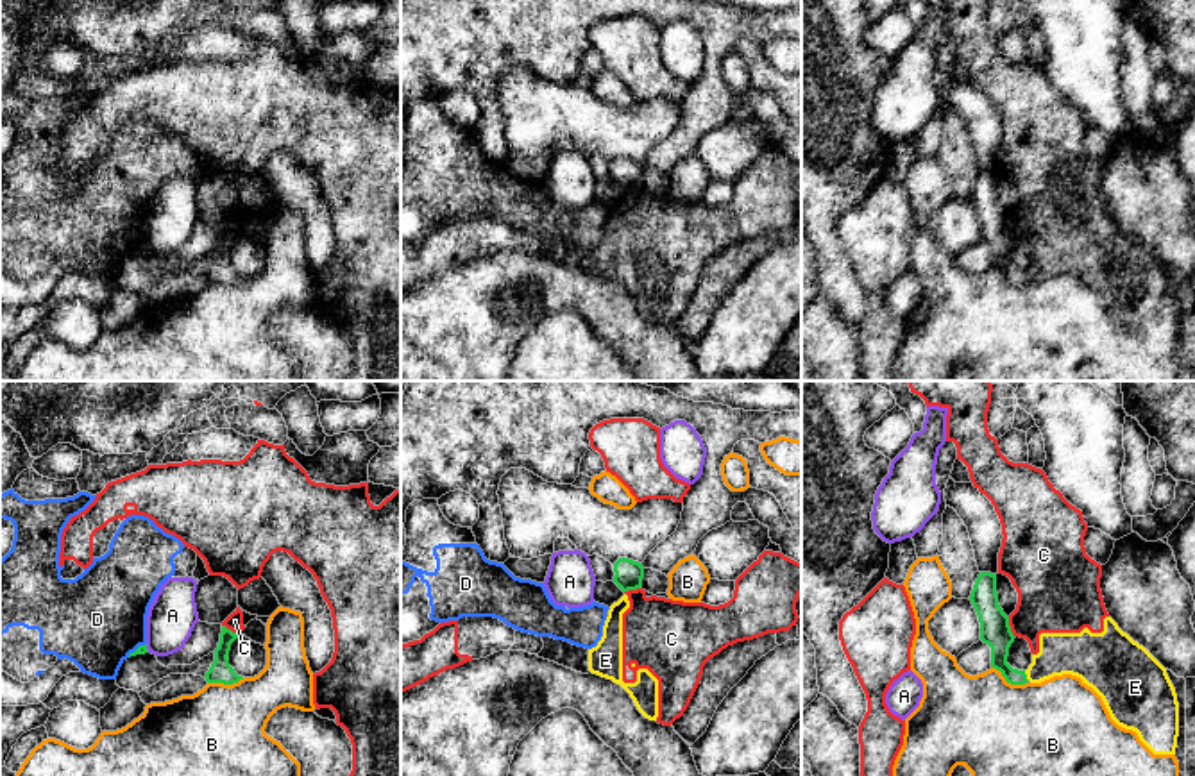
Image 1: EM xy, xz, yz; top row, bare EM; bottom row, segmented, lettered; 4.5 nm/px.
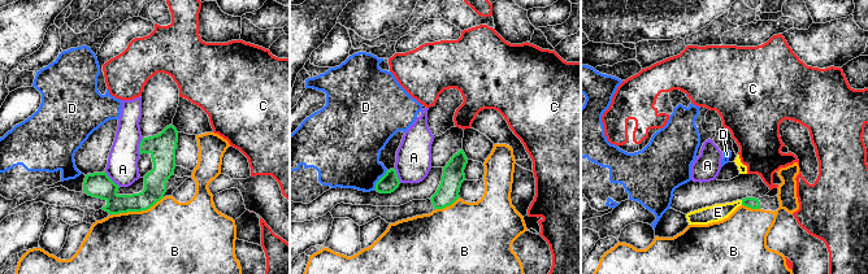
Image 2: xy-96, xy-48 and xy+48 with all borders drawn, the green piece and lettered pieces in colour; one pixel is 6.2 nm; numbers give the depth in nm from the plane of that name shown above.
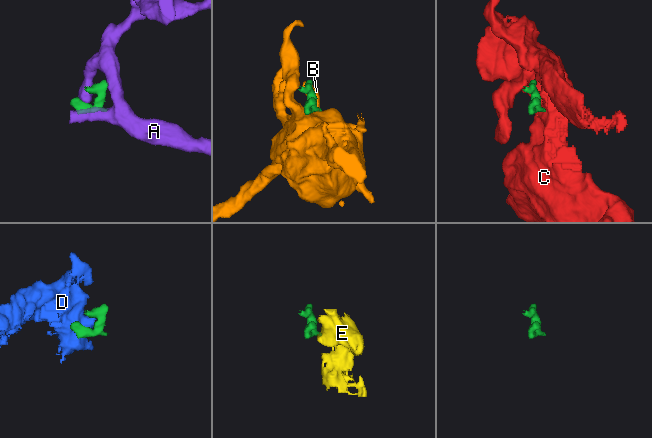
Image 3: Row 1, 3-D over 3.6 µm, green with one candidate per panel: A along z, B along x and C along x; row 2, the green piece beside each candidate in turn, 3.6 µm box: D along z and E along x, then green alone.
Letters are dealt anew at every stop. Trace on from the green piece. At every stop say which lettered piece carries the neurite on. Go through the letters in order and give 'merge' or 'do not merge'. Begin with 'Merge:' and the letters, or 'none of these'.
Merge: none of these
A: do not merge
B: do not merge
C: do not merge
D: do not merge
E: do not merge

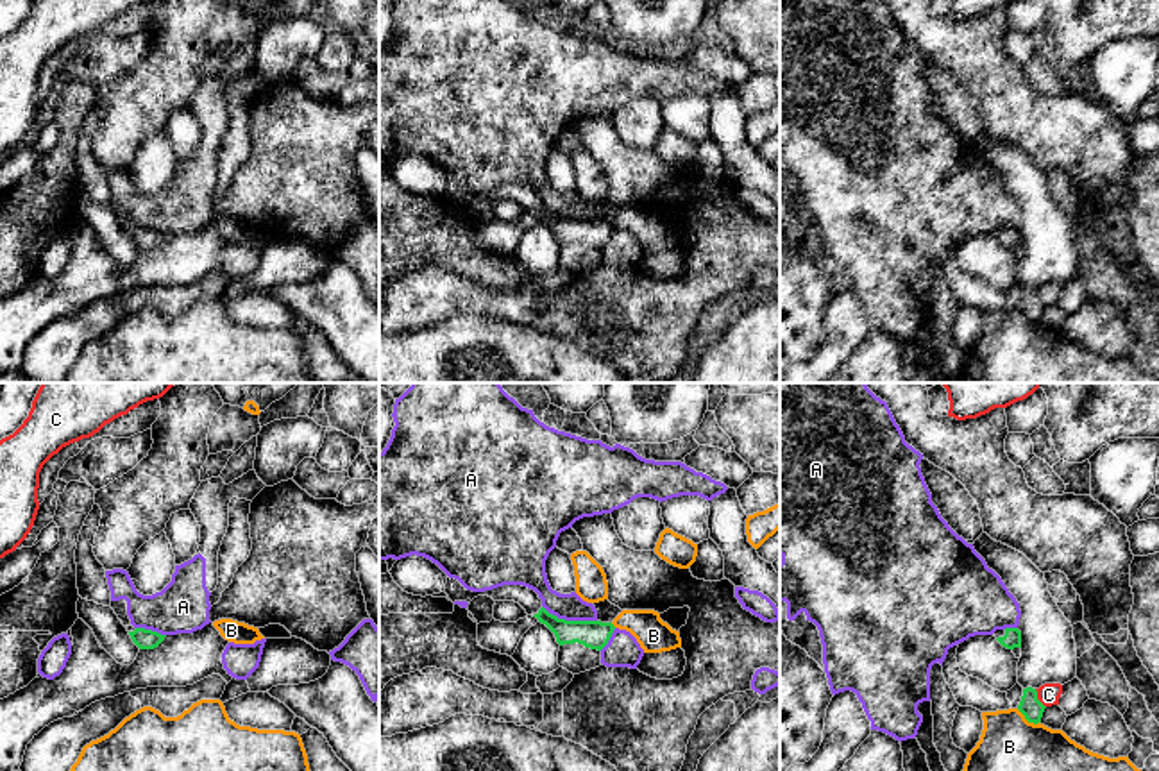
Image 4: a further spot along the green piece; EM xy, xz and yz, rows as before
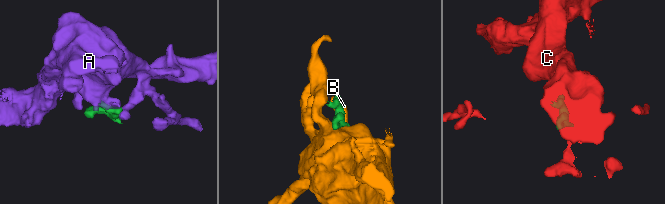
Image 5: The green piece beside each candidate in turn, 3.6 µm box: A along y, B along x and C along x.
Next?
Merge: none of these
A: do not merge
B: do not merge
C: do not merge

